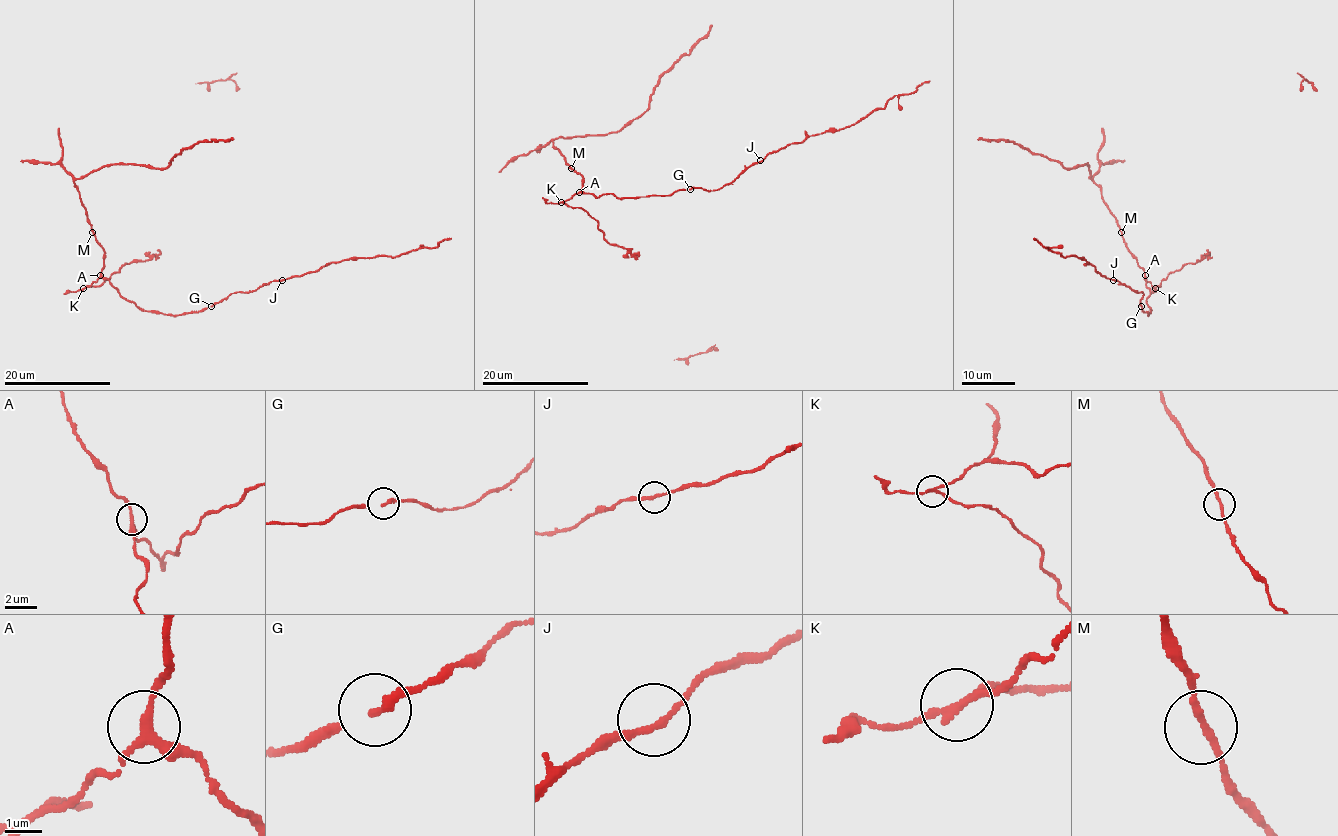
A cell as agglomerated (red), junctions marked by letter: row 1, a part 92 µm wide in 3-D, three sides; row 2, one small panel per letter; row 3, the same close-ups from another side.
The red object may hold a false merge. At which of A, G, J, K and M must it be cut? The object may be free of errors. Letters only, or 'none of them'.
K

